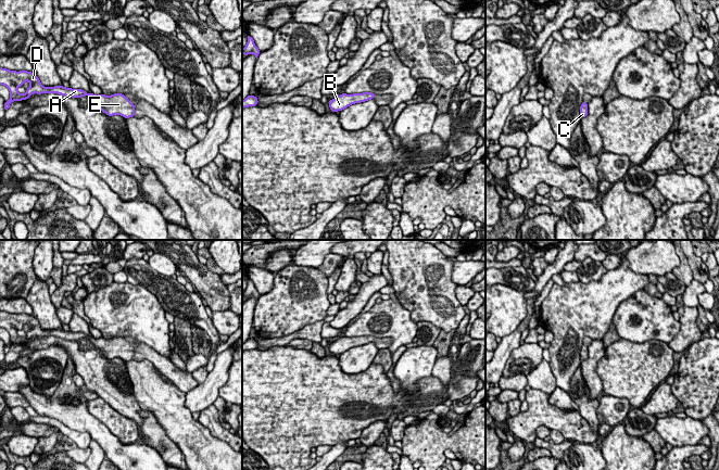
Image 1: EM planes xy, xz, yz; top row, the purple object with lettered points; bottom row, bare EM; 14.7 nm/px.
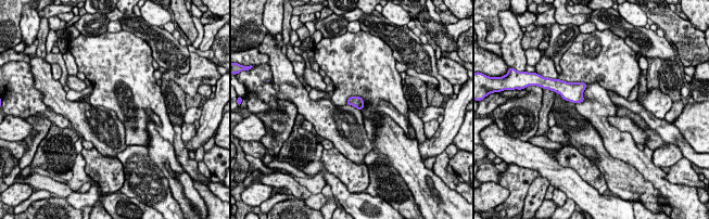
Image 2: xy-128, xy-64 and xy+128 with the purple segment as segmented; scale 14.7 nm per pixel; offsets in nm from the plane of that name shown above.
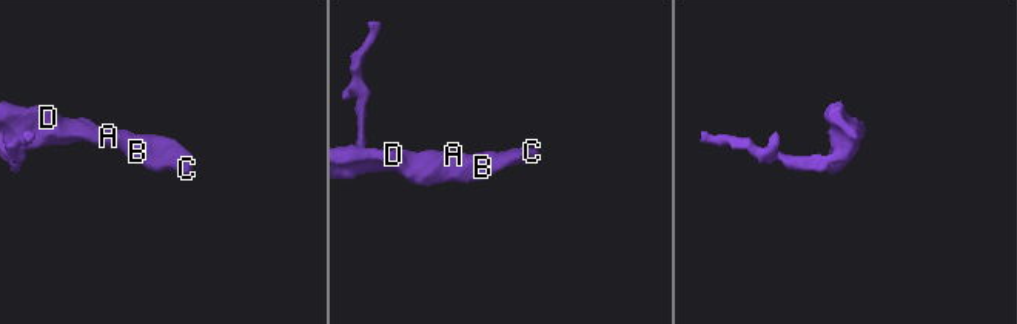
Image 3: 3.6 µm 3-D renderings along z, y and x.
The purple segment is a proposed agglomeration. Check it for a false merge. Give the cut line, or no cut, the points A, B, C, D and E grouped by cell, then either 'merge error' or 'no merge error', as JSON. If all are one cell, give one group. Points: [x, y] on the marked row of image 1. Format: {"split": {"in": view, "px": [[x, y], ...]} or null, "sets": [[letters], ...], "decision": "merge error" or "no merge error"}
{"split": null, "sets": [["A", "B", "C", "D", "E"]], "decision": "no merge error"}

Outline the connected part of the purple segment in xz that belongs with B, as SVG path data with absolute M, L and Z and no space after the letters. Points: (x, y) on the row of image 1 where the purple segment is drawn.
M371 92L353 93L353 94L342 93L339 94L337 98L329 100L329 107L331 112L336 113L338 111L346 109L352 104L371 100L375 98L375 96L376 94Z

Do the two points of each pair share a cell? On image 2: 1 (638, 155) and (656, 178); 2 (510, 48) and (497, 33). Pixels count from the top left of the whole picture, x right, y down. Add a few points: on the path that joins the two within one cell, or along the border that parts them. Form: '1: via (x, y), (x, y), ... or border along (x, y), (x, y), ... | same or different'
1: via (642, 160), (651, 172) | same
2: border along (497, 13), (504, 31), (504, 38), (499, 43) | different

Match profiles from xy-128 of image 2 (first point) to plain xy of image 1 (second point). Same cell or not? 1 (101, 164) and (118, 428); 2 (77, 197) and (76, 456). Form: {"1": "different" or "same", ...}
{"1": "same", "2": "same"}

